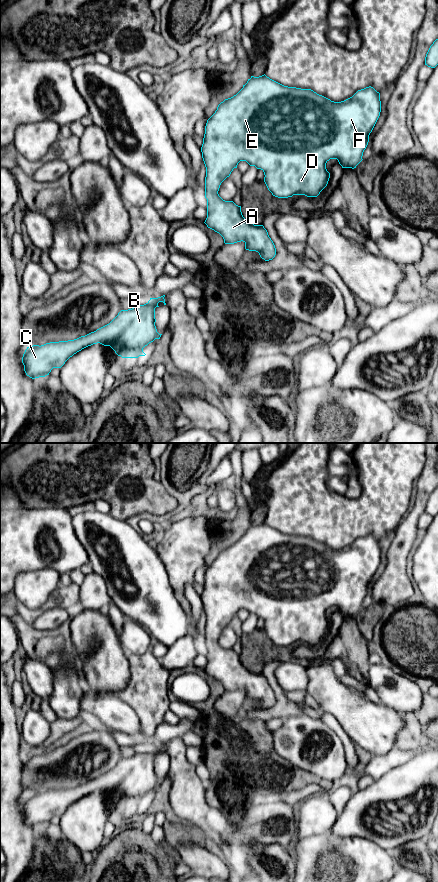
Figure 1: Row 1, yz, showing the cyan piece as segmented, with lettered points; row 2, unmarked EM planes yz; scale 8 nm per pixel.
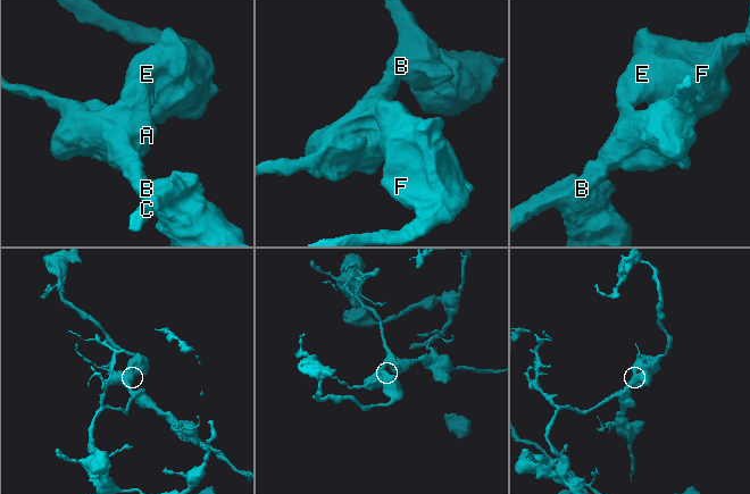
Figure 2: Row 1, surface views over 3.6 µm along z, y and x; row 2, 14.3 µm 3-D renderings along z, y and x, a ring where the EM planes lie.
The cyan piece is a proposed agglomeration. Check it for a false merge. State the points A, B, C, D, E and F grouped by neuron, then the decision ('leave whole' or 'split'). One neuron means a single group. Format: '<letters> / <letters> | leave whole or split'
A B C D E F | leave whole

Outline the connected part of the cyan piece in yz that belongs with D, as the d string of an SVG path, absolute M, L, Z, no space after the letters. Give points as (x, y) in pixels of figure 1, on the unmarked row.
M265 522L259 525L251 524L243 536L233 545L221 550L215 561L207 568L205 582L201 595L202 606L206 615L205 646L207 647L208 676L219 681L225 692L243 689L245 697L256 699L265 709L272 708L276 696L263 673L254 673L242 663L241 654L233 649L223 648L219 642L221 631L230 624L240 609L246 609L264 620L264 630L273 644L288 646L293 643L317 645L327 634L330 621L326 611L337 607L342 616L356 616L363 608L363 600L369 590L372 580L381 560L380 541L369 534L358 538L352 545L334 550L317 542L311 537L301 537L284 534Z

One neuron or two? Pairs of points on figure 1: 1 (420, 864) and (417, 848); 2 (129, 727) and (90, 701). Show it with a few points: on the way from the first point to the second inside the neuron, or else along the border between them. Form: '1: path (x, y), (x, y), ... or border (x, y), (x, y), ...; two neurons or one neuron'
1: path (420, 860), (417, 852); one neuron
2: path (119, 717), (106, 709), (100, 708); one neuron

